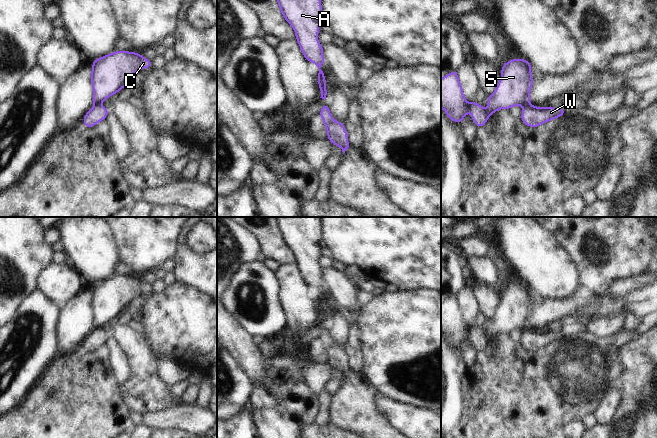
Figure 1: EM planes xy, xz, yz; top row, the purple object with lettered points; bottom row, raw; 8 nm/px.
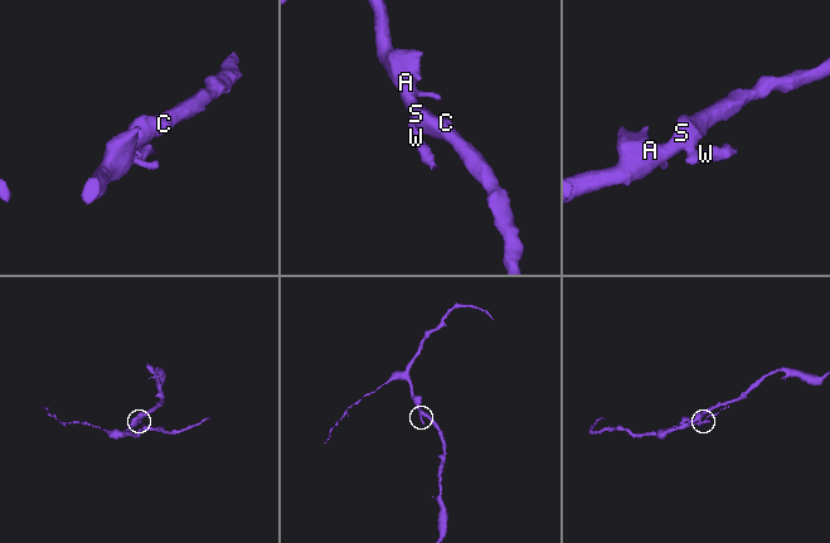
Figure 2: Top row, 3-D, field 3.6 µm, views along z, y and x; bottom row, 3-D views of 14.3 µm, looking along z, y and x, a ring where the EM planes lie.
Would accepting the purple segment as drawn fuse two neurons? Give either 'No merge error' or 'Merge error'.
Merge error.

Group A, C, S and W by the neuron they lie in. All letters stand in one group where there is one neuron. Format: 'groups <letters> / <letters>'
groups A C S / W

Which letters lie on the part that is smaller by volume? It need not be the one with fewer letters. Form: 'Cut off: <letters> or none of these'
Cut off: W

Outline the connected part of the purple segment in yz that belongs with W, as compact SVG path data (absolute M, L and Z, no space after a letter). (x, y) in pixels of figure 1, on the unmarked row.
M525 329L520 343L528 351L538 351L548 345L557 343L566 338L565 334L561 331L537 331L534 329Z

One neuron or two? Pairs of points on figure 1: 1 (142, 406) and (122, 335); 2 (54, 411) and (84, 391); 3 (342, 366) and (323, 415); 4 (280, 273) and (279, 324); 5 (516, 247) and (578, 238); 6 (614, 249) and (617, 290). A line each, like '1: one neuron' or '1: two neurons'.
1: one neuron
2: one neuron
3: two neurons
4: two neurons
5: two neurons
6: two neurons

